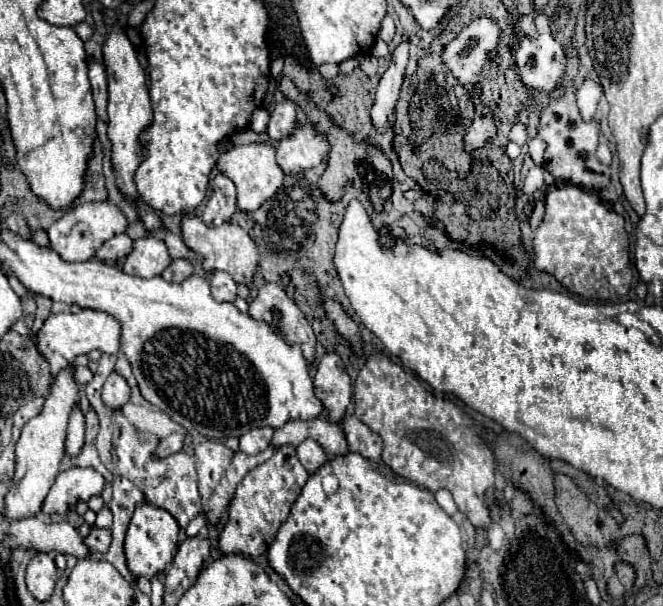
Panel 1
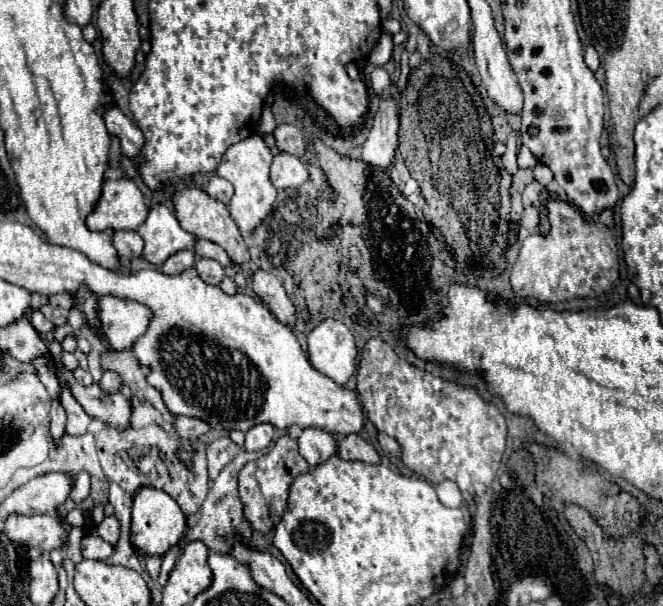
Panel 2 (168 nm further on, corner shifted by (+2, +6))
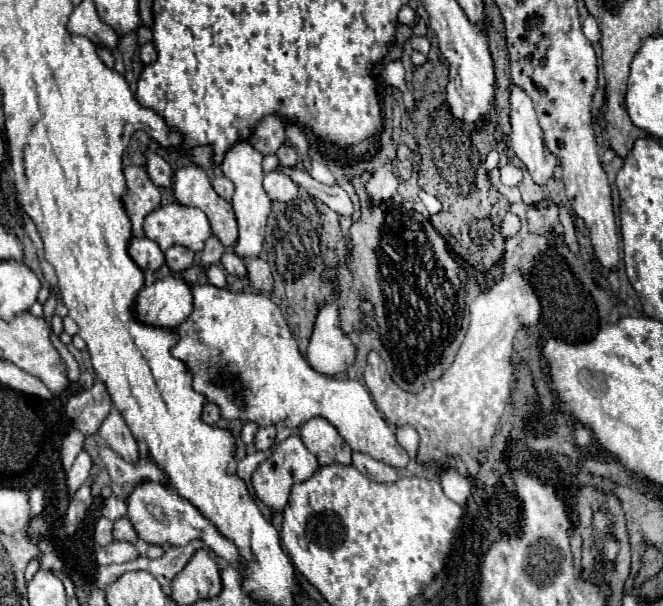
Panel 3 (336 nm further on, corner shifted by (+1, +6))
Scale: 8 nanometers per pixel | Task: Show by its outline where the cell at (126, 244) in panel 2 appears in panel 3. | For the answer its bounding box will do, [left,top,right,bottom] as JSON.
[128,237,164,271]

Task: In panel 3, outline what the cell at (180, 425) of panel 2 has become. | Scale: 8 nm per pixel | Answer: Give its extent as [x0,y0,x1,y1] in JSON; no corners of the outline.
[204,403,220,425]

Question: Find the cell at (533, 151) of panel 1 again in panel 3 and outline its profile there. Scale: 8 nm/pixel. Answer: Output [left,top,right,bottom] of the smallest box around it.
[500,163,524,187]

